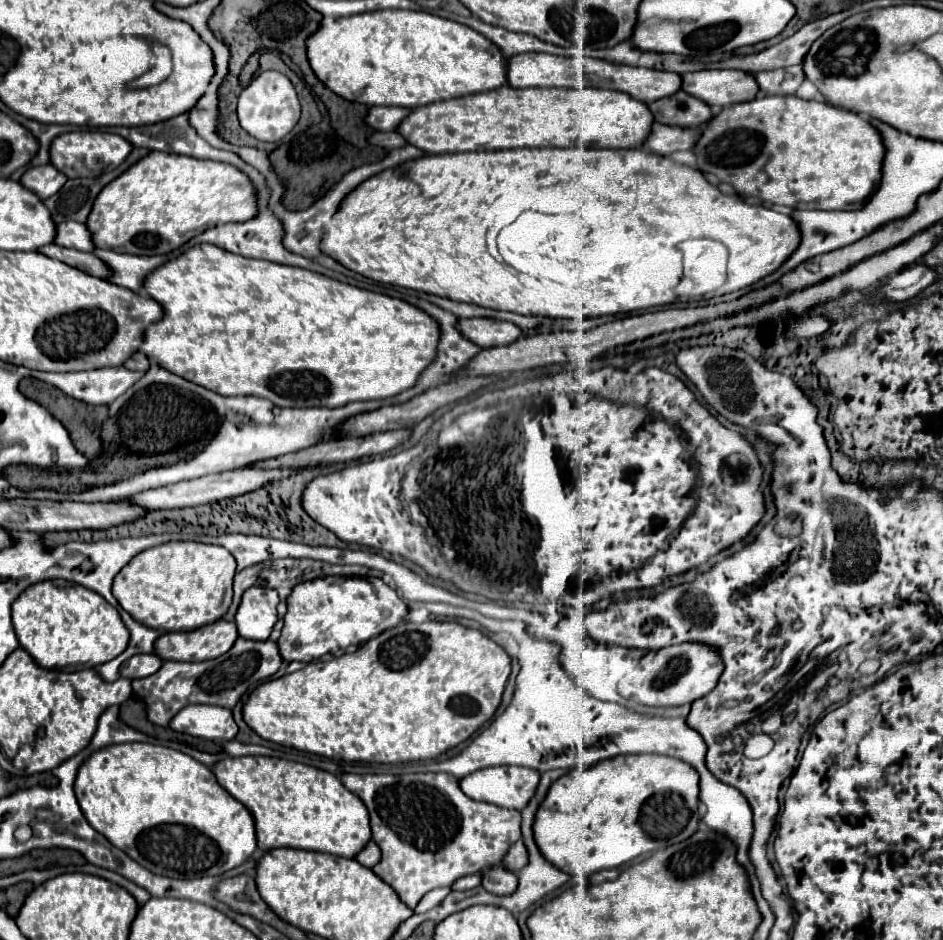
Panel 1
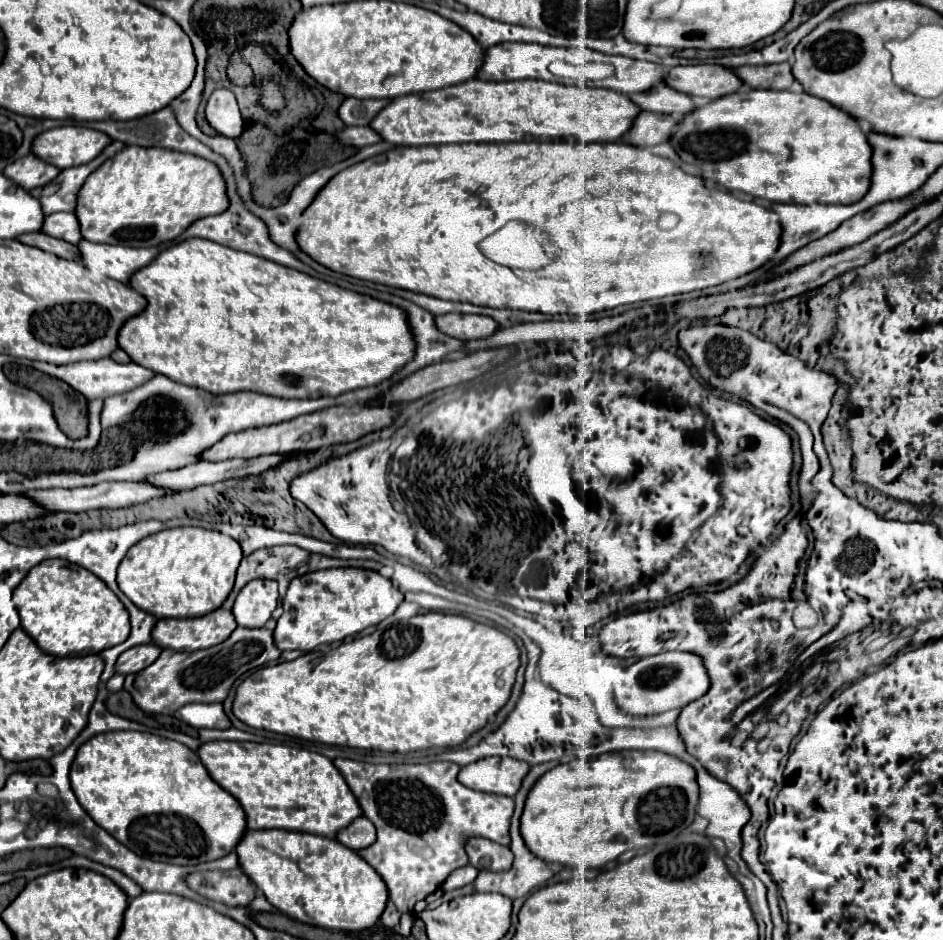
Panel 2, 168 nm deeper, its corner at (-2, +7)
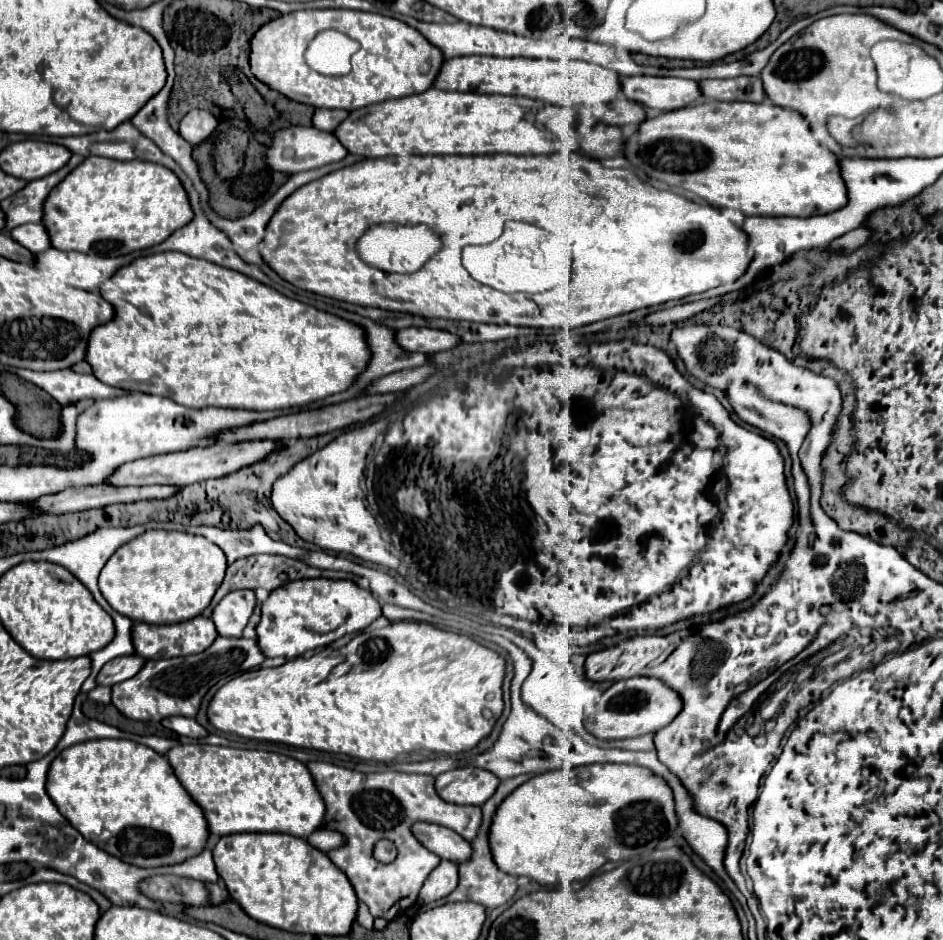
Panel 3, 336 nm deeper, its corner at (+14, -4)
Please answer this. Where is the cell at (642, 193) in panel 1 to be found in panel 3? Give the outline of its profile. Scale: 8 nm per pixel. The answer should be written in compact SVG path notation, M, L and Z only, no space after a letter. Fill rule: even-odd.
M564 151L564 153L552 153L552 155L404 155L404 157L382 157L382 159L358 161L350 167L328 173L320 177L318 181L312 181L300 187L298 191L294 191L278 207L276 215L268 223L268 235L264 237L262 257L280 277L290 281L292 285L306 289L306 291L320 293L320 295L328 295L340 301L356 303L356 305L380 307L388 311L402 311L402 313L412 313L412 315L422 315L422 317L442 317L442 319L476 321L476 323L554 327L554 329L572 327L574 329L574 327L582 327L582 325L602 321L608 317L624 315L634 309L662 305L666 301L676 301L688 295L704 293L724 283L732 283L740 275L744 275L748 265L752 263L752 247L748 245L748 235L738 225L724 219L716 207L698 205L666 189L654 189L650 183L646 183L644 179L640 179L636 173L628 169L608 169L600 161L584 153ZM380 223L428 225L428 229L432 229L434 233L436 231L440 233L440 241L444 249L440 249L440 253L434 253L424 263L424 269L418 269L416 273L380 273L380 269L372 269L372 265L364 265L364 261L360 261L360 255L356 253L356 241L362 237L362 233L366 233L372 225L380 225Z

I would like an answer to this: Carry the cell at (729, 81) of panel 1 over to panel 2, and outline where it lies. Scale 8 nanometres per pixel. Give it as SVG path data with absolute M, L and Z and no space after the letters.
M694 64L694 66L676 66L670 68L666 78L666 86L688 94L688 96L704 96L708 100L722 98L726 94L734 94L742 88L736 74L730 68L716 64Z

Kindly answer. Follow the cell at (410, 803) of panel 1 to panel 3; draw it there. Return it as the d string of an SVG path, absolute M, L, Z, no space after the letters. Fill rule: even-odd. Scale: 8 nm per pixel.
M312 761L308 769L314 777L316 787L320 789L326 803L324 827L336 829L346 835L346 845L328 853L332 863L346 873L360 901L370 907L372 917L382 917L392 921L402 911L412 907L418 899L422 883L438 867L440 857L428 851L412 833L414 821L436 823L456 831L466 841L474 841L480 829L480 807L462 807L440 799L434 791L432 775L410 775L410 773L358 773L332 763ZM388 839L396 845L398 855L392 863L384 865L374 859L372 849L376 841ZM404 901L406 909L392 909L396 903Z

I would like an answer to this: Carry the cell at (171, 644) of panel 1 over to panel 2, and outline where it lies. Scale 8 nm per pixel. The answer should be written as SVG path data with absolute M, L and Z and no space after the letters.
M224 608L198 618L164 618L152 628L152 642L160 648L196 652L224 642L236 626L234 614Z

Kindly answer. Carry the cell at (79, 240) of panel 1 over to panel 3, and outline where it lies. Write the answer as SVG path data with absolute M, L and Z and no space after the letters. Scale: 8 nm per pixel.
M42 223L20 225L20 227L12 229L10 235L12 235L12 239L16 243L24 245L26 249L32 249L32 253L44 253L46 249L52 247L50 237L48 237L48 233L46 233Z

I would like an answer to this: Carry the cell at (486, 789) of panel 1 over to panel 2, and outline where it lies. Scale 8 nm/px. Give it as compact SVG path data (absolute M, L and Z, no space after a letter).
M482 758L474 764L464 766L458 772L458 780L478 792L514 796L528 768L530 766L526 762L512 758Z

